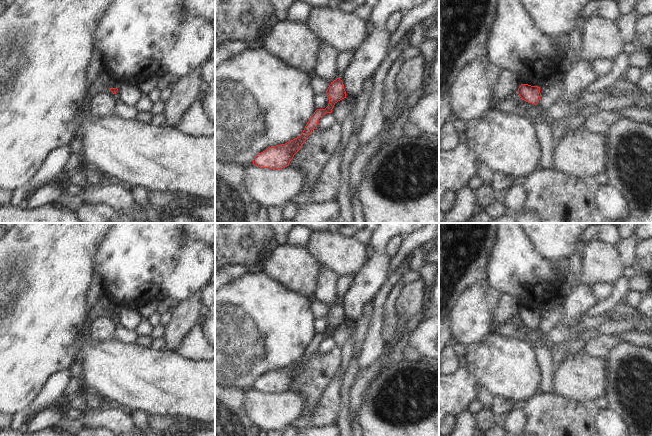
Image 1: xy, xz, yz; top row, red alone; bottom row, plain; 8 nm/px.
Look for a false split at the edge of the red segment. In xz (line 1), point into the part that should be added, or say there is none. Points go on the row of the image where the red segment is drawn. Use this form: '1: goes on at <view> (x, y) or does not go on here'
1: does not go on here

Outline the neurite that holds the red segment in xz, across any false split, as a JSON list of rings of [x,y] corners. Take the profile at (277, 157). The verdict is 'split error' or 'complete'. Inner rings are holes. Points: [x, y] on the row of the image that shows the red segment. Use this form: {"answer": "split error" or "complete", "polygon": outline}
{"answer": "complete", "polygon": [[[337,78],[329,85],[327,91],[329,104],[325,109],[317,109],[307,122],[301,135],[285,144],[268,147],[254,157],[254,166],[268,169],[282,169],[289,166],[294,155],[301,149],[310,133],[317,129],[318,120],[326,113],[332,113],[334,105],[346,98],[344,84]]]}

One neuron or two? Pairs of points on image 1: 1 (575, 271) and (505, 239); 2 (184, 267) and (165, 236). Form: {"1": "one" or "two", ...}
{"1": "one", "2": "one"}

